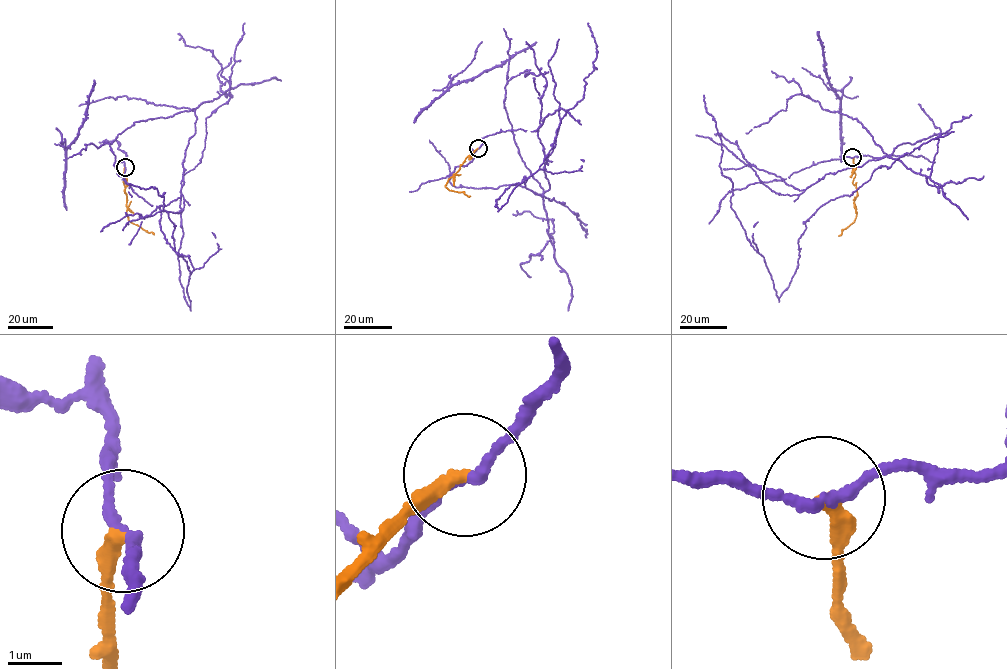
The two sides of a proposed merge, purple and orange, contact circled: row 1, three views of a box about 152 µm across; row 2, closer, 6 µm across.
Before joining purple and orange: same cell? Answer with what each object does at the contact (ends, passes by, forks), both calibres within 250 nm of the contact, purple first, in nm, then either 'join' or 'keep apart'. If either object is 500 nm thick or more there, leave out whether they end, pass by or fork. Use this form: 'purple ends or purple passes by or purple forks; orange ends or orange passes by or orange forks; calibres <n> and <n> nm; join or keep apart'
purple passes by; orange ends; calibres 180 and 260 nm; keep apart

